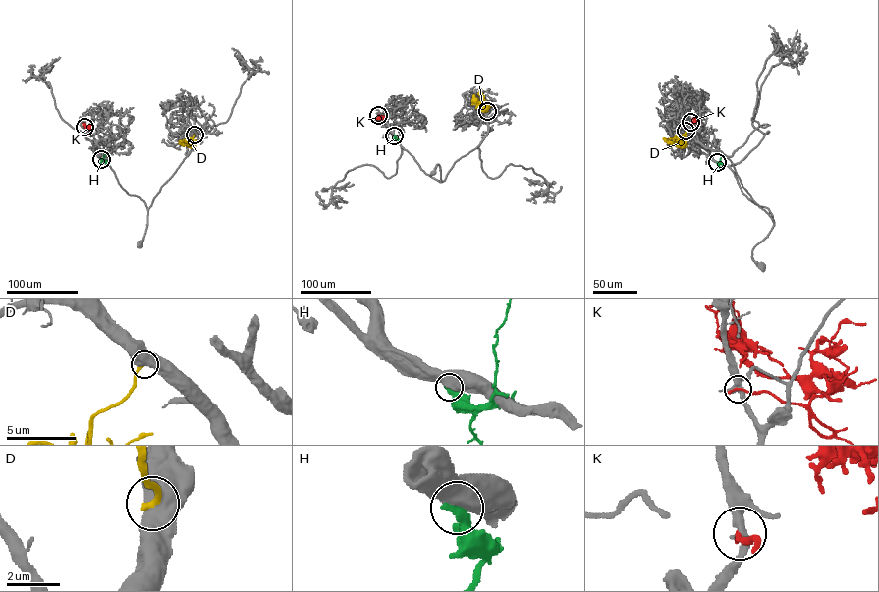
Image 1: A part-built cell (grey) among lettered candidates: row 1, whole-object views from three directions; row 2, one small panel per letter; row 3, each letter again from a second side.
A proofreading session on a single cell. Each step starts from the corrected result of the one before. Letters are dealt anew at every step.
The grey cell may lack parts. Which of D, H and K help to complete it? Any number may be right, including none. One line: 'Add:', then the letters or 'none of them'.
Add: none of them

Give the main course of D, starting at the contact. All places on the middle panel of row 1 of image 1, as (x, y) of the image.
D: (487, 111), (477, 107), (480, 104), (477, 101), (475, 103), (473, 94)

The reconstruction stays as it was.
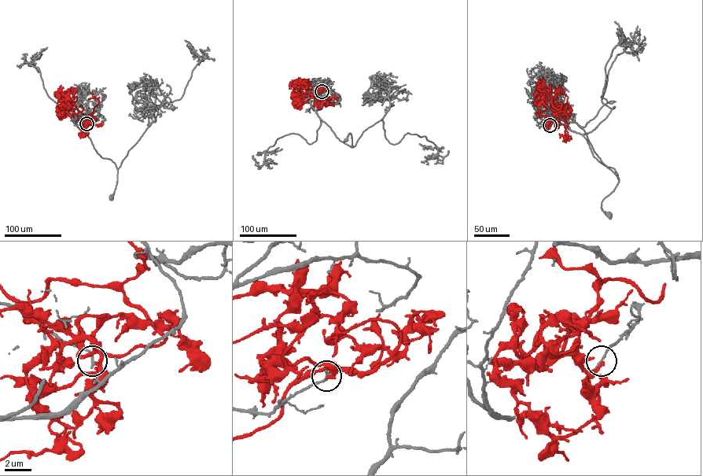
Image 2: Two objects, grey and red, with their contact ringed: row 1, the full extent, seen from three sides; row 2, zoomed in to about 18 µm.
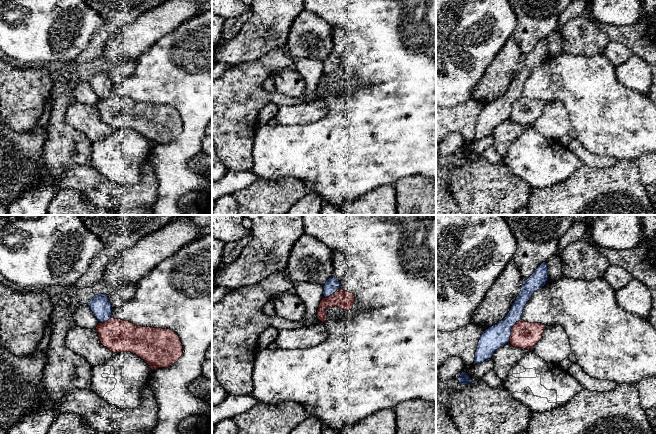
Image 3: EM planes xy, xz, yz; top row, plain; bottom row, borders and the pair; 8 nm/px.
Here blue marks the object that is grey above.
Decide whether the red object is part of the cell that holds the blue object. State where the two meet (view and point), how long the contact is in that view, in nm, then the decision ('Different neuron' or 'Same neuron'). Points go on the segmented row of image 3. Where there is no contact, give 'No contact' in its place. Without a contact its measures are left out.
Touches blue at yz (510, 330). Shared border 220 nm. Different neuron

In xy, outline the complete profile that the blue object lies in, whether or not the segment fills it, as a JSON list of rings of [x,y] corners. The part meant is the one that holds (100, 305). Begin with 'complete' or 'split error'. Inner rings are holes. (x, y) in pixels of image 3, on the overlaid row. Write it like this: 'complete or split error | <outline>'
complete | [[[95,295],[90,302],[87,303],[91,311],[101,323],[108,321],[112,315],[112,305],[109,301],[108,295]]]

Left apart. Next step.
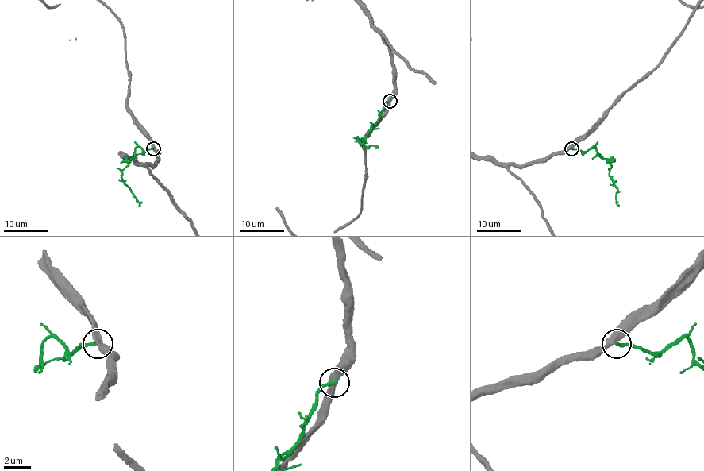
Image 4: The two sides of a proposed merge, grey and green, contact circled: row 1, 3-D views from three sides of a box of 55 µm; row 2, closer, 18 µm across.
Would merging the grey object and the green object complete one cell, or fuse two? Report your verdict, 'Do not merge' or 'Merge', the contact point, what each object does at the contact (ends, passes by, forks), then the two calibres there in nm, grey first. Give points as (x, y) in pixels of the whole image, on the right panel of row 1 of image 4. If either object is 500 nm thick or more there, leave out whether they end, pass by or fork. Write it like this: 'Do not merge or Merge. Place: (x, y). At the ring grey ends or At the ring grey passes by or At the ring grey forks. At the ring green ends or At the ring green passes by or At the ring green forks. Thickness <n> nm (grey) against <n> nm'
Do not merge. Place: (571, 148). At the ring grey passes by. At the ring green ends. Thickness 460 nm (grey) against 240 nm

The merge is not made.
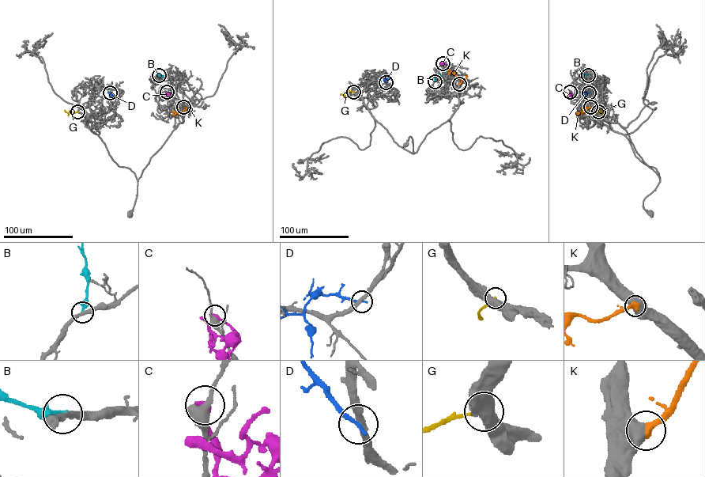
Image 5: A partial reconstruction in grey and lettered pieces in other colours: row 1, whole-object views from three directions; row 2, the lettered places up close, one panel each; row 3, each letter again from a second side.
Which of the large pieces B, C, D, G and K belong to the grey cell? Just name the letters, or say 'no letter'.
K

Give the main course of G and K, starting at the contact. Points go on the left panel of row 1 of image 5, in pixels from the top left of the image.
G: (77, 111), (73, 113), (70, 110), (69, 113), (64, 110)
K: (183, 107), (186, 108), (182, 112), (174, 115), (172, 113)

